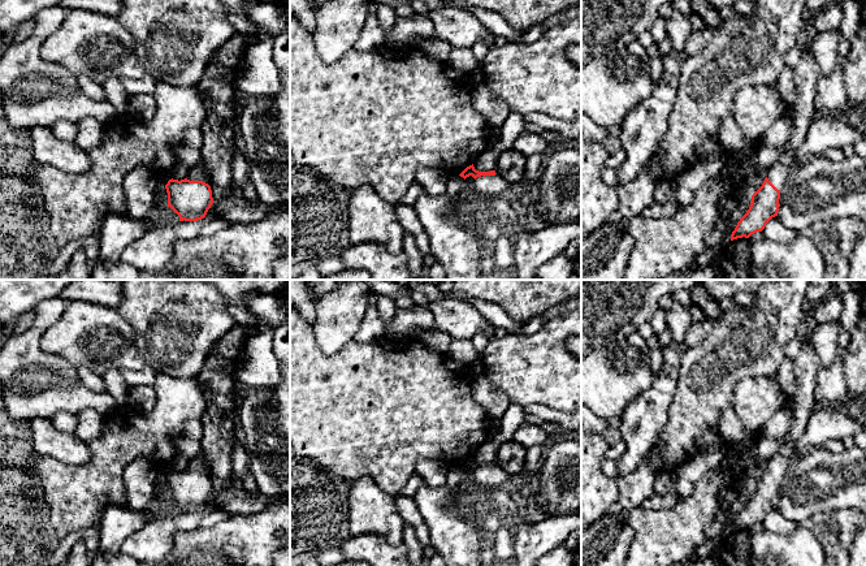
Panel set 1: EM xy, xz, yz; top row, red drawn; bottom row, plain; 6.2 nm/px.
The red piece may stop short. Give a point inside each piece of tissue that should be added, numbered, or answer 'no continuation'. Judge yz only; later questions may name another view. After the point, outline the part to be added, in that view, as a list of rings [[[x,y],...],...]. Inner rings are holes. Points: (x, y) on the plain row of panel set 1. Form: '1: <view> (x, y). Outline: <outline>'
1: yz (806, 364). Outline: [[[802,341],[801,353],[793,360],[793,366],[796,392],[793,399],[788,403],[793,416],[793,425],[781,437],[781,445],[778,453],[765,462],[768,472],[778,481],[781,481],[787,470],[792,467],[794,462],[796,442],[802,437],[810,418],[814,414],[813,406],[817,401],[815,383],[818,371],[822,367],[818,354],[806,341]]]

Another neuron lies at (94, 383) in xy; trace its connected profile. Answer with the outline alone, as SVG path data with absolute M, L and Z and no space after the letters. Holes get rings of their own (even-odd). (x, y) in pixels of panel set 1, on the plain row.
M77 367L77 373L82 381L82 384L94 393L103 393L105 390L103 376L94 373L91 370L86 367Z

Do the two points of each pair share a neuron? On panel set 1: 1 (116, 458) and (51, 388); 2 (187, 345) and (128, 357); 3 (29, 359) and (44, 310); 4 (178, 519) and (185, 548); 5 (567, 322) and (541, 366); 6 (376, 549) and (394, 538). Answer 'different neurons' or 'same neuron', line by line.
1: different neurons
2: different neurons
3: same neuron
4: different neurons
5: same neuron
6: different neurons

